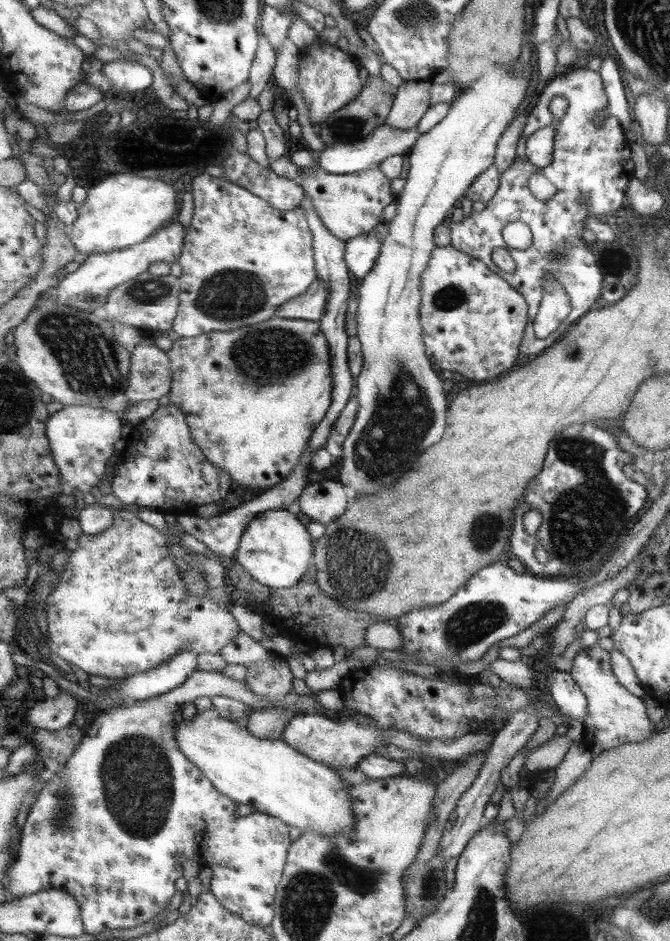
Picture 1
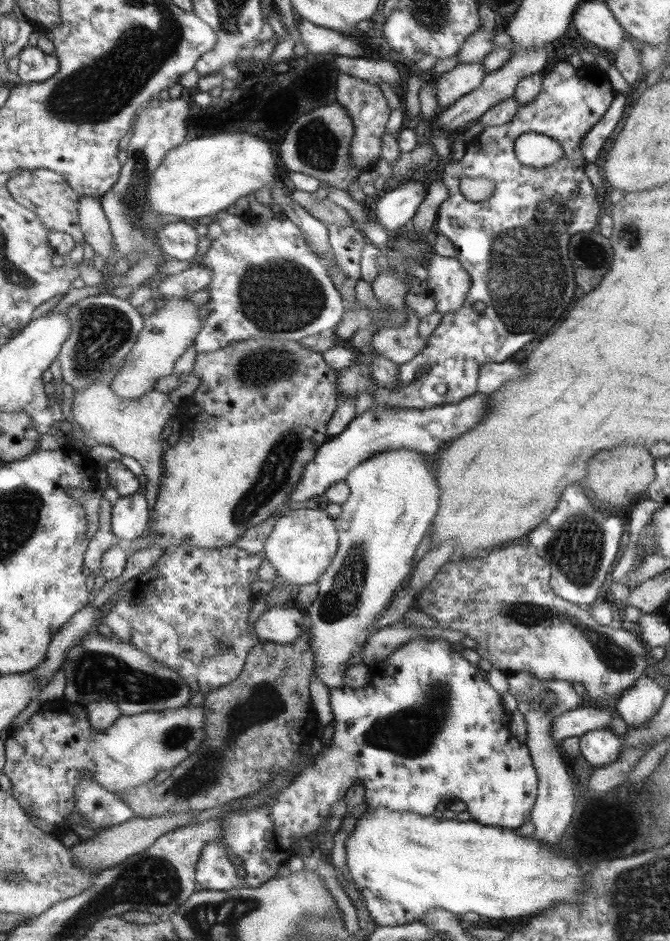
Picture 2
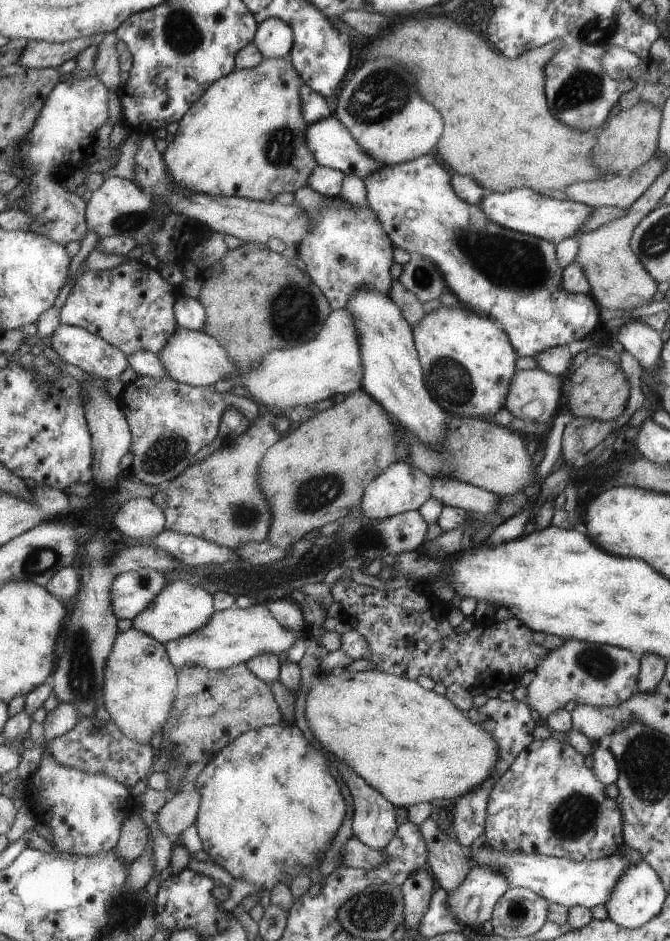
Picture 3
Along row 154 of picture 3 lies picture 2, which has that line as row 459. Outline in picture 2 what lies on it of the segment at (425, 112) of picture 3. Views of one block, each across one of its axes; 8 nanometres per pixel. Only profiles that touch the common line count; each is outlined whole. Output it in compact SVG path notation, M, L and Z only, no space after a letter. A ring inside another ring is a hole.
M406 448L388 450L353 467L344 478L350 493L341 504L342 513L333 518L339 533L339 547L332 563L316 583L318 597L307 608L313 675L328 689L344 685L343 674L347 660L352 658L354 650L363 648L370 634L370 626L387 609L399 584L409 576L415 548L426 535L439 510L440 489L435 481L435 470L431 464L426 464L423 456L420 452Z

